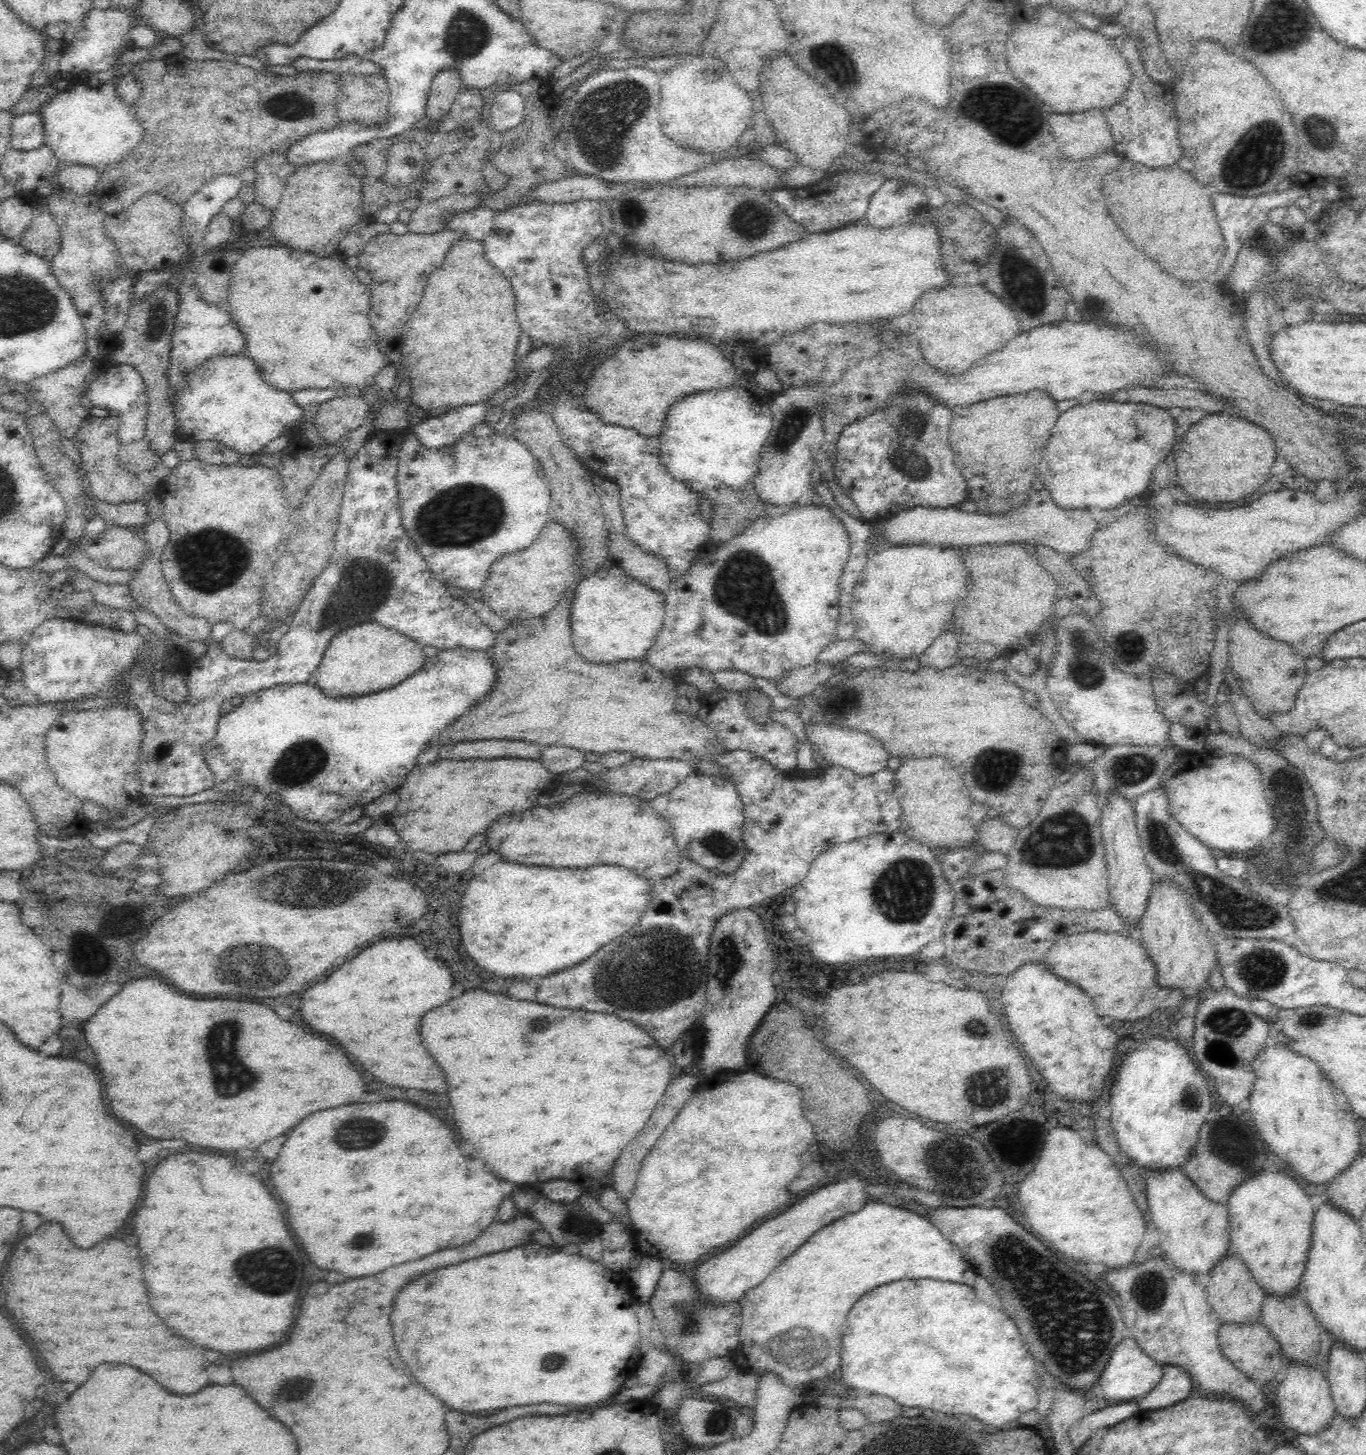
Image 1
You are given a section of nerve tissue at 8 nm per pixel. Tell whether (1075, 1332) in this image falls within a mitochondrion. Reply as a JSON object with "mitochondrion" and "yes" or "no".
{"mitochondrion":"yes"}

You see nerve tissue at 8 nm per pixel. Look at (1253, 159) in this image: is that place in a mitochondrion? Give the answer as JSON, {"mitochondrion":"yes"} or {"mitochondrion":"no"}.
{"mitochondrion":"yes"}

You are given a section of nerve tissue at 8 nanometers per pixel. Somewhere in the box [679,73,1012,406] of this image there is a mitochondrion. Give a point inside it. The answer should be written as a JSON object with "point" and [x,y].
{"point":[754,225]}

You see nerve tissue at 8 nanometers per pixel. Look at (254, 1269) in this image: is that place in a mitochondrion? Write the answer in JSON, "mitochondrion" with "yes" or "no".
{"mitochondrion":"yes"}

